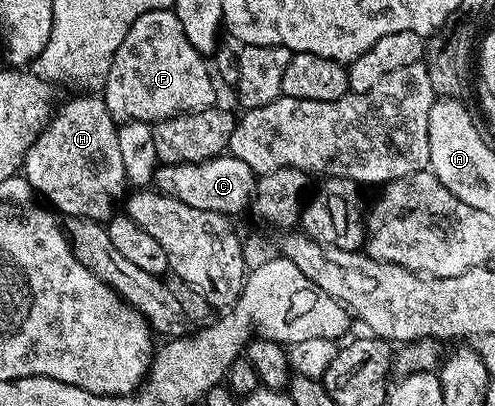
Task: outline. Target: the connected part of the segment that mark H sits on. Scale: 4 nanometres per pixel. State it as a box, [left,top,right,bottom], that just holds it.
[22,94,126,221]

